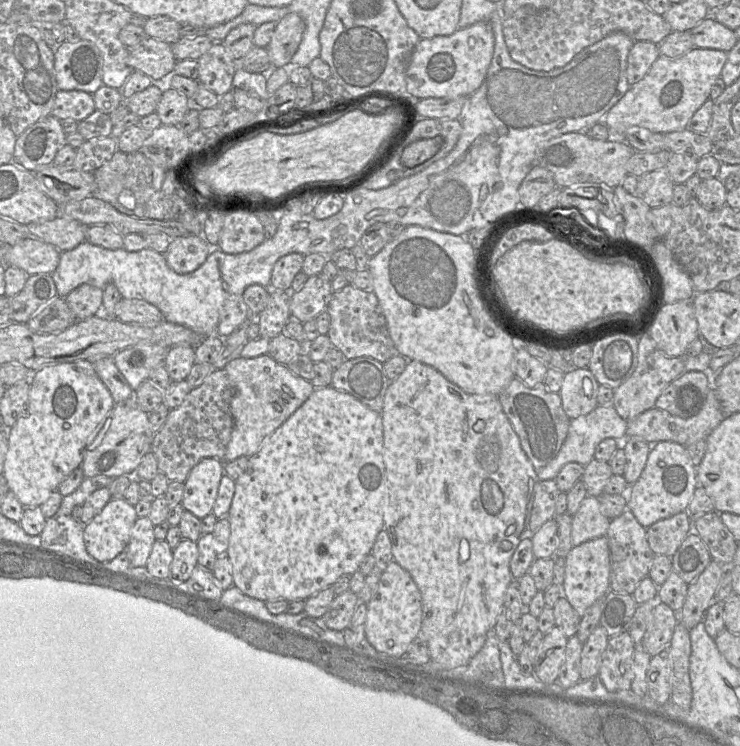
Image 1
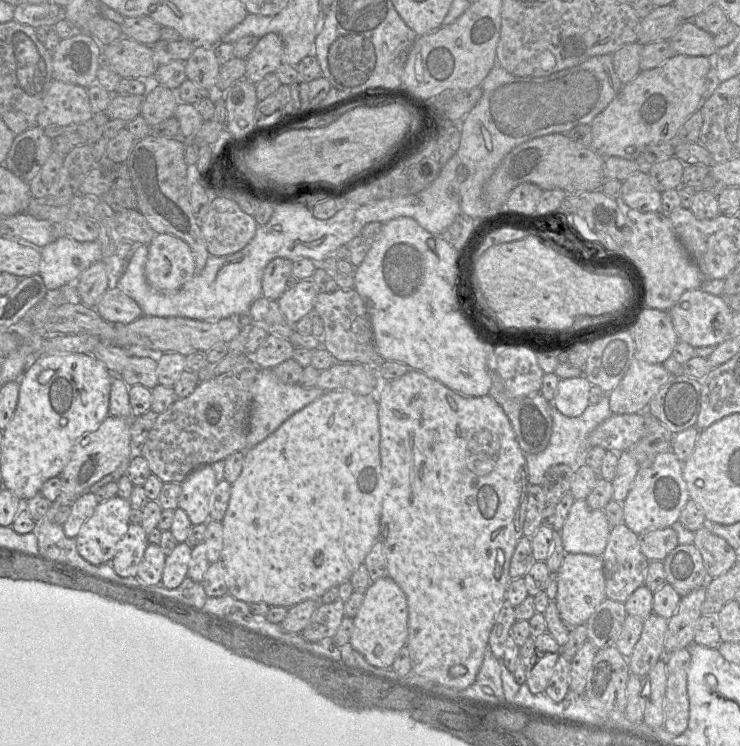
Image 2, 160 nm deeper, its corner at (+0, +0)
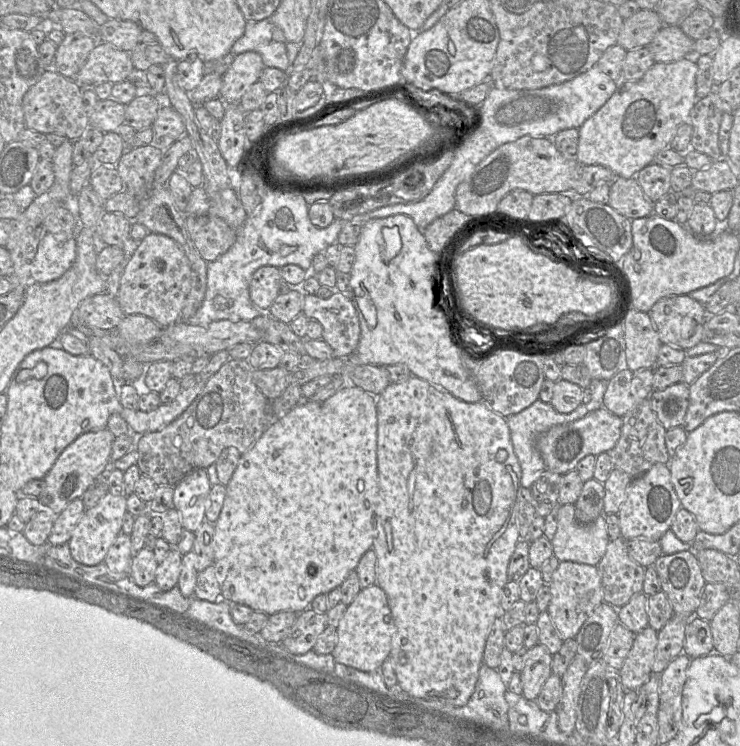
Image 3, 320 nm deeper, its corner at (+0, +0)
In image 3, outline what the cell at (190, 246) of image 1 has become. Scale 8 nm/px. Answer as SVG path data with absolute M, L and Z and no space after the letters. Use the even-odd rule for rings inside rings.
M148 233L125 266L116 299L125 315L144 315L164 329L179 319L190 289L191 267L183 250L166 235Z

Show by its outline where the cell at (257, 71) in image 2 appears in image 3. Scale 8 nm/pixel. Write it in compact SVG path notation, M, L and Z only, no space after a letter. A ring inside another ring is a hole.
M249 51L235 57L222 76L219 97L226 105L238 105L242 96L257 81L265 68L259 53Z

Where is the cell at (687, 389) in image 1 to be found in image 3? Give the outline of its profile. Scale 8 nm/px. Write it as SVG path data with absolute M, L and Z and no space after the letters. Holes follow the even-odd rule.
M679 382L650 394L651 408L666 430L682 427L690 401L689 386Z

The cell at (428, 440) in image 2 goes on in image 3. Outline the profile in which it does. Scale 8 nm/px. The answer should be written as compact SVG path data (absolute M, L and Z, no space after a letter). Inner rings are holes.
M410 376L405 381L390 383L383 392L376 397L376 413L377 413L377 469L379 476L379 484L381 489L380 505L377 509L376 516L376 537L374 539L372 549L377 556L377 579L376 583L379 585L387 595L388 603L395 621L396 632L392 638L391 651L389 659L392 662L394 670L396 672L397 681L400 687L416 698L416 702L423 705L428 709L435 709L442 712L446 712L446 709L454 709L456 707L464 705L472 695L474 687L478 677L478 671L482 662L482 653L484 645L487 639L488 632L494 622L494 620L501 615L500 601L502 596L502 590L504 585L508 582L507 571L510 558L516 548L517 542L520 540L517 530L517 506L519 501L519 490L521 486L522 470L519 460L514 452L510 430L507 424L507 418L499 415L491 410L483 401L475 403L467 403L462 401L444 388L439 388L432 383L420 379L416 376Z

